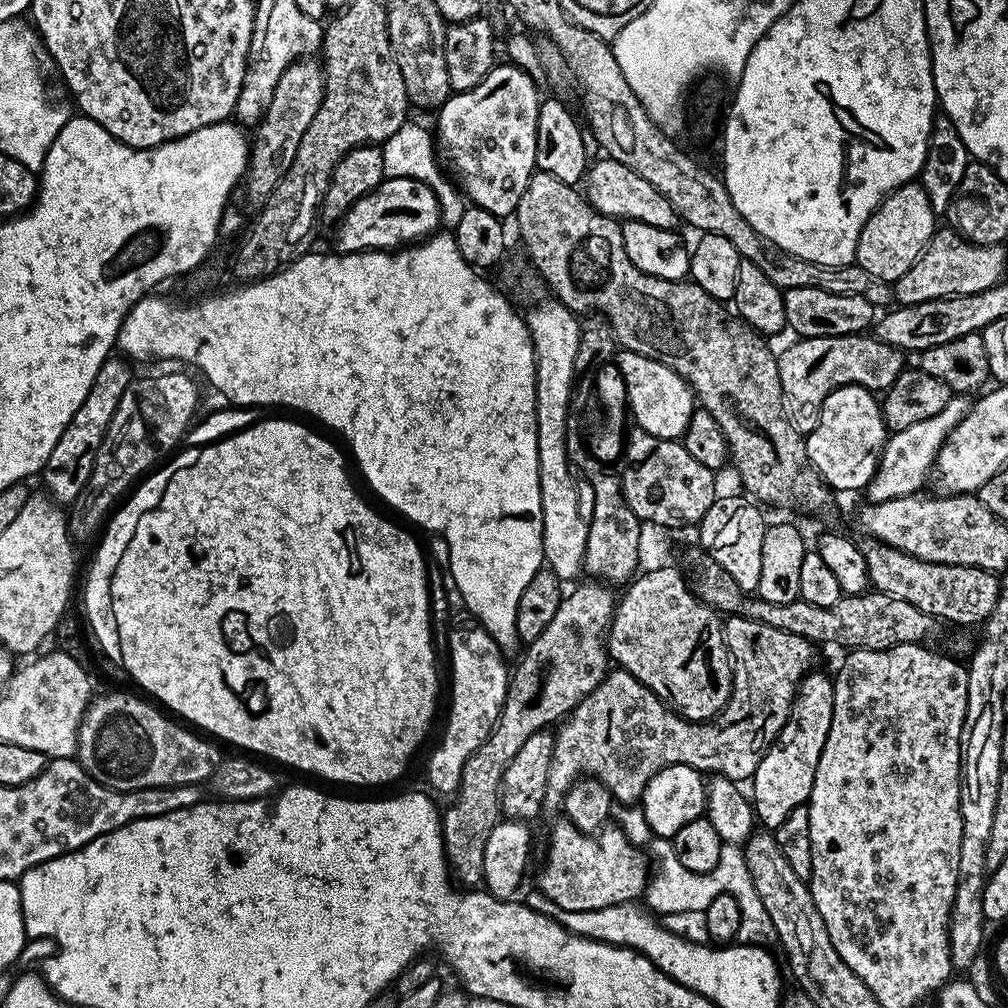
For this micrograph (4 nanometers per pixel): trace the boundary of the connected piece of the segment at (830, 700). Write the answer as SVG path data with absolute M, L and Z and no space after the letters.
M813 670L800 681L786 726L778 738L768 747L758 762L756 773L750 778L752 792L750 800L754 805L757 821L765 829L774 830L786 822L786 814L808 803L808 795L814 786L814 774L818 772L818 758L822 758L822 746L830 734L830 722L834 714L833 677L819 670Z

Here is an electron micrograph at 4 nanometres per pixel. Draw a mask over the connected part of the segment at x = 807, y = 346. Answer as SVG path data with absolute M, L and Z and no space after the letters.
M872 334L850 336L810 336L795 341L778 356L778 374L782 382L784 412L790 426L807 438L820 417L820 408L835 388L857 384L869 390L887 390L905 371L905 353L877 340Z

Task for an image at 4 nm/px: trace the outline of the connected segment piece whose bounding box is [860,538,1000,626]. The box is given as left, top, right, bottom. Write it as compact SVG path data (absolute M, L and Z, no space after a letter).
M871 538L865 541L860 544L860 549L866 558L869 583L875 591L901 598L917 606L923 613L930 614L933 619L946 620L960 626L983 623L996 605L1000 595L1000 580L995 573L978 567L926 562L881 541Z

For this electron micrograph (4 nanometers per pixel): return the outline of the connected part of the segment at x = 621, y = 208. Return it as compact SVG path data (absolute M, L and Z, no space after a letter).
M600 158L600 161L589 163L587 173L582 181L582 191L592 208L607 213L617 222L646 222L646 226L675 229L678 217L674 206L662 194L662 190L650 186L642 174L630 170L630 166L622 166L622 162Z

